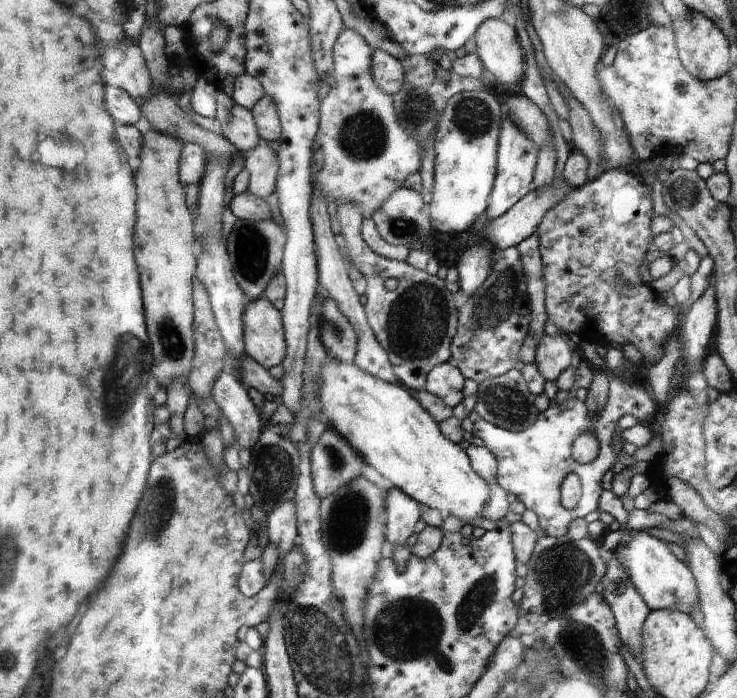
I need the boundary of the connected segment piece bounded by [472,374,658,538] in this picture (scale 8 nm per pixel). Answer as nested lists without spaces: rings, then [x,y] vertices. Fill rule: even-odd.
[[[612,374],[610,378],[609,397],[600,412],[590,410],[586,401],[574,397],[562,404],[558,404],[555,399],[550,401],[548,408],[538,413],[537,421],[522,432],[508,431],[482,419],[473,424],[474,436],[482,439],[484,446],[496,456],[498,484],[507,493],[514,494],[528,510],[536,512],[540,522],[538,536],[564,537],[574,519],[583,519],[588,512],[594,512],[598,508],[598,496],[602,492],[602,476],[614,468],[616,460],[624,464],[624,467],[640,469],[639,464],[632,460],[631,449],[623,448],[620,454],[612,450],[611,443],[614,441],[616,424],[619,424],[620,418],[626,414],[634,416],[640,423],[655,422],[658,407],[641,386],[631,386],[623,376],[616,378]],[[586,432],[592,432],[598,440],[599,452],[594,461],[582,464],[574,458],[573,446],[578,437]],[[572,472],[580,478],[582,494],[578,504],[567,510],[560,503],[560,486],[564,478]]]

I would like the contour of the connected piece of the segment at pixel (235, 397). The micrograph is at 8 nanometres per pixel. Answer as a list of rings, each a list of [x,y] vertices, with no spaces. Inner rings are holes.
[[[225,369],[212,386],[211,397],[221,414],[228,418],[241,448],[253,446],[259,439],[264,421],[248,395],[248,388],[234,373]]]

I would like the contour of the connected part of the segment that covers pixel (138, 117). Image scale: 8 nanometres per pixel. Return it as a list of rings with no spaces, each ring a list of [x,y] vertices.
[[[109,85],[107,91],[106,102],[117,124],[137,125],[144,119],[141,105],[127,90]]]

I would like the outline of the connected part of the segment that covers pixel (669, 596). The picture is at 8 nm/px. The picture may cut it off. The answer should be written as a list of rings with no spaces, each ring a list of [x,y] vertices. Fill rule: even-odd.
[[[642,531],[625,533],[617,545],[614,557],[622,564],[636,592],[651,610],[679,610],[689,614],[698,607],[697,582],[693,572],[679,552],[675,551],[667,539],[658,539]]]

